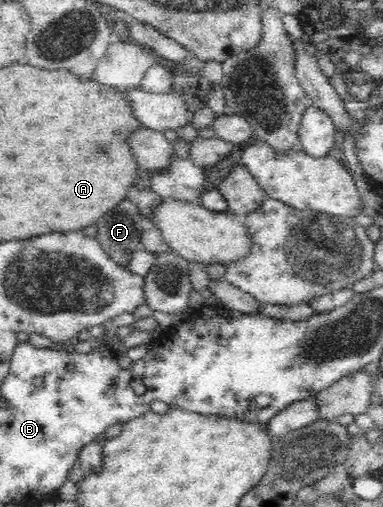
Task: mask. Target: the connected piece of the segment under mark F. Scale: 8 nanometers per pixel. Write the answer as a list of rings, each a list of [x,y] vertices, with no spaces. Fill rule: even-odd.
[[[124,199],[107,215],[97,222],[96,238],[111,259],[119,266],[130,270],[133,253],[145,250],[141,243],[143,230],[154,229],[138,206],[131,200]]]

